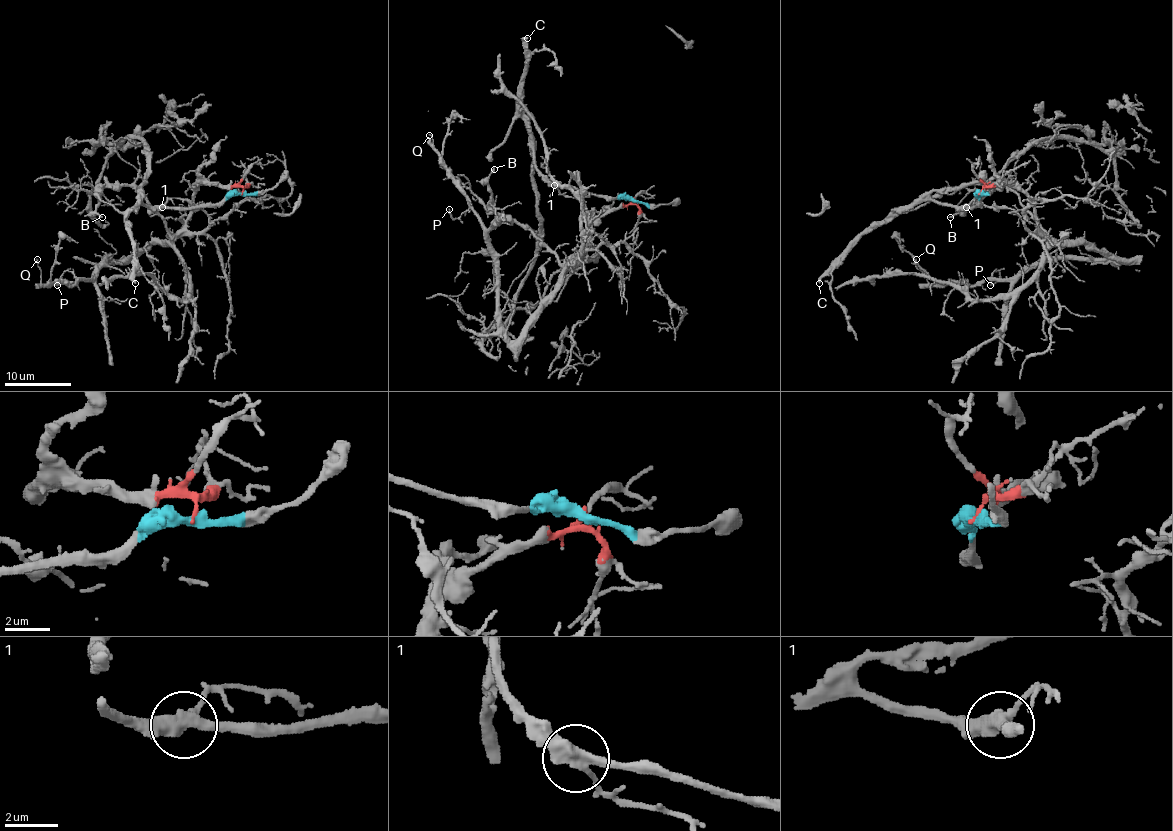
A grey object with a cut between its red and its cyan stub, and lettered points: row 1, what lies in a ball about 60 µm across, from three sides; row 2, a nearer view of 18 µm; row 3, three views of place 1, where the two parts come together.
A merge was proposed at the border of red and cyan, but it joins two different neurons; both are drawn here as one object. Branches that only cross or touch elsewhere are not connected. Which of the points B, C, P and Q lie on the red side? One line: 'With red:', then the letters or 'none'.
With red: B, P, Q

